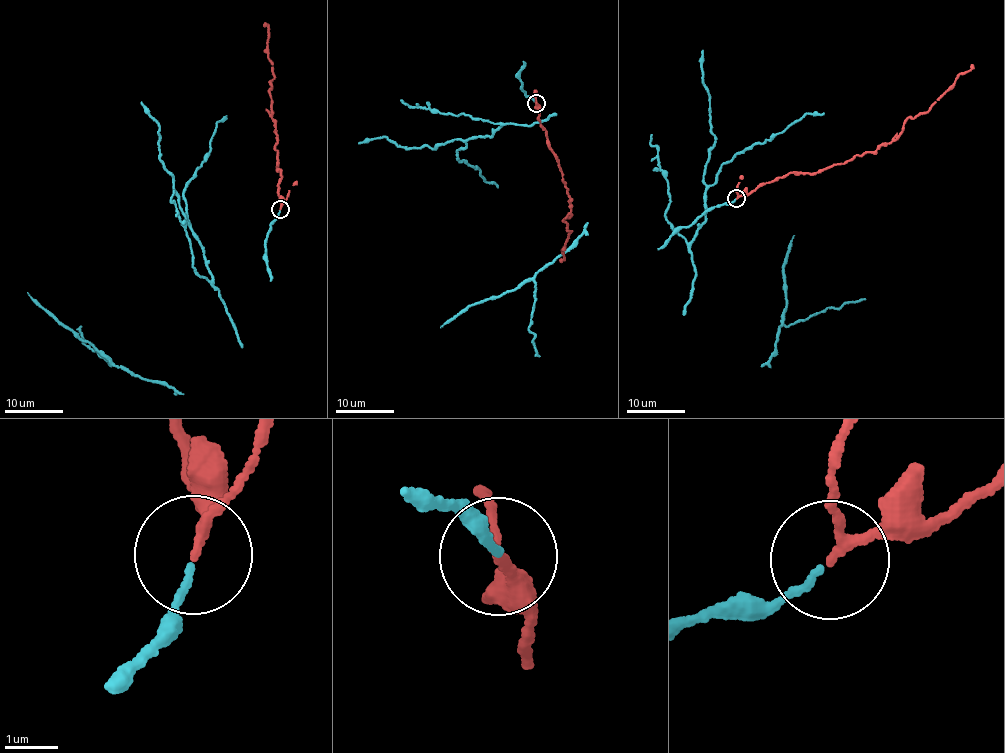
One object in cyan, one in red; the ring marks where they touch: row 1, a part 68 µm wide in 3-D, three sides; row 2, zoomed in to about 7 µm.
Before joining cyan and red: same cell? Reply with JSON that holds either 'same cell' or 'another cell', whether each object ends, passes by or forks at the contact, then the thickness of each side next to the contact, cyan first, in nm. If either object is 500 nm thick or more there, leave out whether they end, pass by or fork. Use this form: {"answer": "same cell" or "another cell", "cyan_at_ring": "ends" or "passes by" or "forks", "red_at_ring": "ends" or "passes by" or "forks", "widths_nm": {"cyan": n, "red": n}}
{"answer": "same cell", "cyan_at_ring": "ends", "red_at_ring": "passes by", "widths_nm": {"cyan": 120, "red": 140}}

